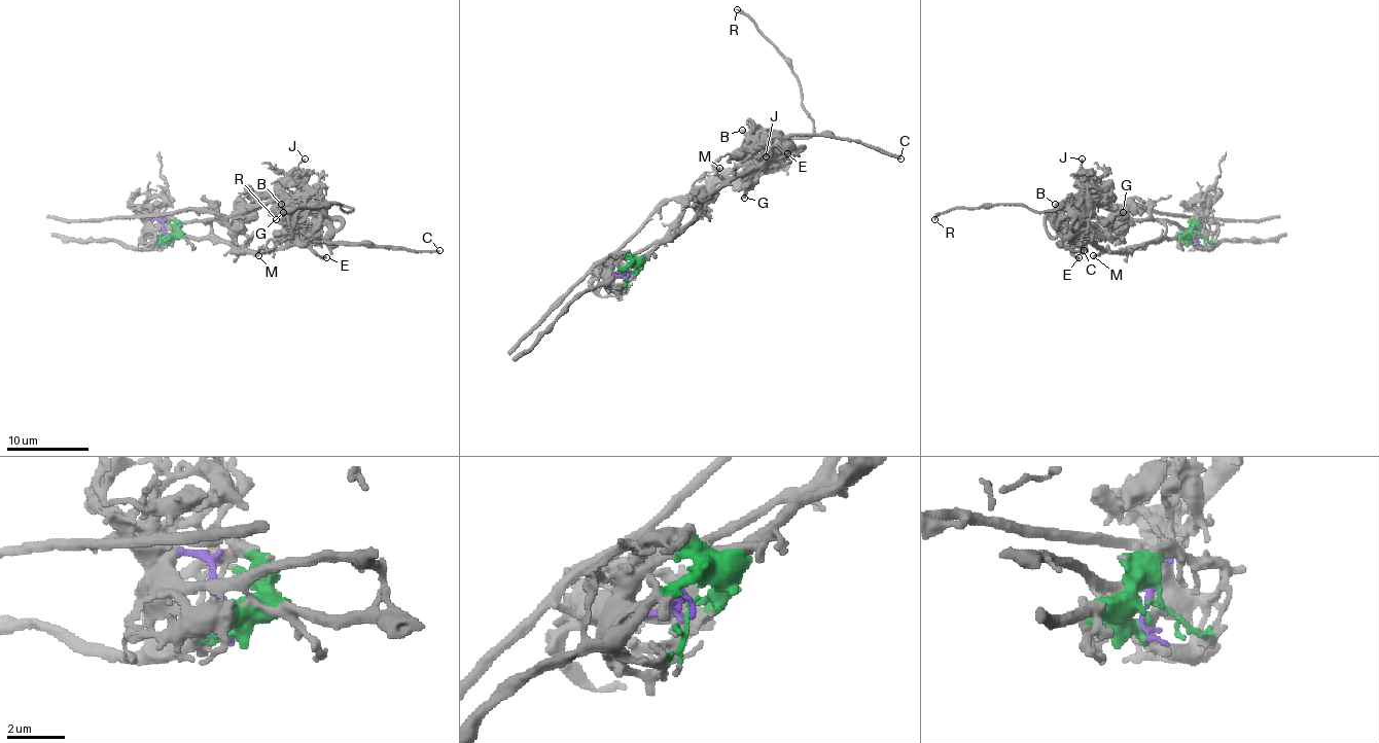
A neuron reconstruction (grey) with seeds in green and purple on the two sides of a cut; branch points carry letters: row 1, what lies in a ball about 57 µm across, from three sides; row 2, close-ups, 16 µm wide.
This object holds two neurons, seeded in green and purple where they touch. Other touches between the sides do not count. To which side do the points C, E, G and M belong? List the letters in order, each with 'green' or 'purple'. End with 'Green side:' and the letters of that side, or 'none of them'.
C: green
E: green
G: purple
M: green
Green side: C, E, M

